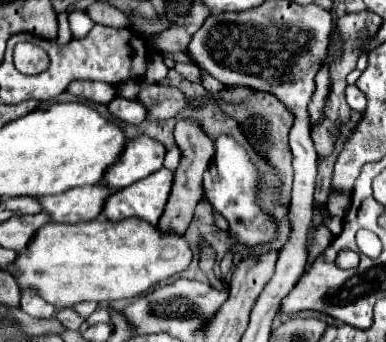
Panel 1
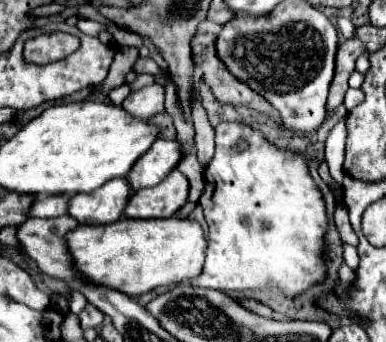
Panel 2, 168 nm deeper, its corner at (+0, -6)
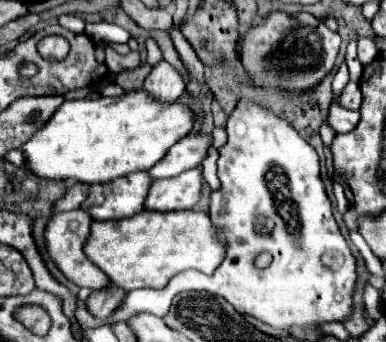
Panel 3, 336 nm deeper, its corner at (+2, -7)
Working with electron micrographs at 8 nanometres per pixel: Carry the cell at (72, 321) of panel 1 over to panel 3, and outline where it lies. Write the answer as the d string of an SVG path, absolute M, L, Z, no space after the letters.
M94 291L88 299L86 299L86 307L88 311L96 317L96 319L106 319L124 299L124 291Z

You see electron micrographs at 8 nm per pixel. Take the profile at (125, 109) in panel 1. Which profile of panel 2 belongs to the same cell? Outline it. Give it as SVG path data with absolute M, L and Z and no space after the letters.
M154 82L136 92L130 92L130 96L124 100L122 106L136 118L148 120L164 110L164 86Z

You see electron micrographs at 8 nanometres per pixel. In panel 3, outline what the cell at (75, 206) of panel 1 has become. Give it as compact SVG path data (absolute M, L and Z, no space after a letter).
M138 171L134 175L114 179L114 183L90 185L82 211L86 211L94 221L134 217L144 209L142 201L146 199L150 183L150 175L146 171Z

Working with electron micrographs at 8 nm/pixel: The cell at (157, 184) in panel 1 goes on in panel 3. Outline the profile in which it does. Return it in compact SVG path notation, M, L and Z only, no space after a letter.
M194 167L172 179L158 179L152 183L144 209L148 211L178 211L192 209L200 199L202 169Z

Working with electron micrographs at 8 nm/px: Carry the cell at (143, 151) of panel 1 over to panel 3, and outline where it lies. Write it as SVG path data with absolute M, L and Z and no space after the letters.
M202 133L186 135L166 151L166 155L148 171L148 175L152 179L168 179L180 175L182 171L198 167L204 161L210 143L212 135L202 135Z

